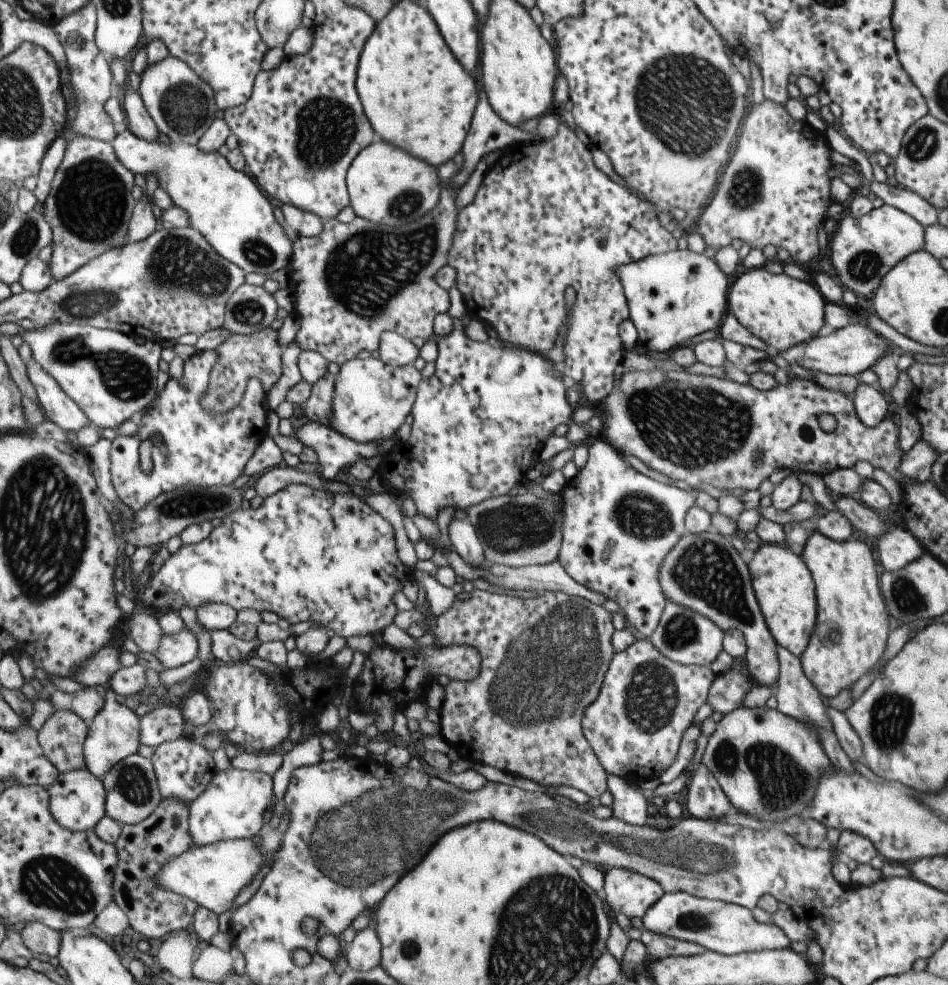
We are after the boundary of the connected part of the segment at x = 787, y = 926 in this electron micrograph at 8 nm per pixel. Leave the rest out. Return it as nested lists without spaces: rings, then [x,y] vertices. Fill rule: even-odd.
[[[755,905],[751,909],[751,914],[753,914],[753,918],[755,918],[757,922],[771,923],[780,927],[785,933],[785,936],[789,938],[789,942],[803,941],[805,944],[807,944],[807,942],[815,942],[815,940],[813,940],[813,930],[809,928],[809,924],[797,920],[789,909],[783,911],[777,909],[773,914],[767,914],[767,912],[763,912],[761,908]]]

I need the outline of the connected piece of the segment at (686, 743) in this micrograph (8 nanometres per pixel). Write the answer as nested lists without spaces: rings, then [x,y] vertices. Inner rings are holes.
[[[691,722],[683,731],[675,760],[657,775],[657,778],[661,783],[668,784],[675,780],[687,764],[691,762],[691,758],[693,758],[696,750],[696,740],[701,733],[701,728],[699,727],[700,726]]]

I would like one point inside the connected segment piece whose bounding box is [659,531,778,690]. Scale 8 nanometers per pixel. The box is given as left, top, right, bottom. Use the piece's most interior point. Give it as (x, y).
(702, 572)

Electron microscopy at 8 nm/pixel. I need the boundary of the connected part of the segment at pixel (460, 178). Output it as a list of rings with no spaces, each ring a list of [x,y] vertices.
[[[479,90],[477,92],[477,104],[470,122],[470,129],[465,136],[465,140],[463,140],[463,146],[461,146],[461,156],[463,157],[463,164],[461,164],[461,170],[453,176],[453,180],[451,180],[451,188],[455,190],[455,196],[460,191],[462,186],[465,184],[467,179],[469,178],[471,172],[473,172],[477,162],[479,162],[480,158],[487,154],[489,151],[495,149],[504,149],[507,145],[510,145],[513,142],[537,142],[537,140],[542,140],[539,136],[534,135],[533,133],[525,132],[518,130],[515,127],[511,127],[507,122],[503,122],[493,109],[489,106],[487,102],[487,97],[485,96],[485,92],[483,90]]]

